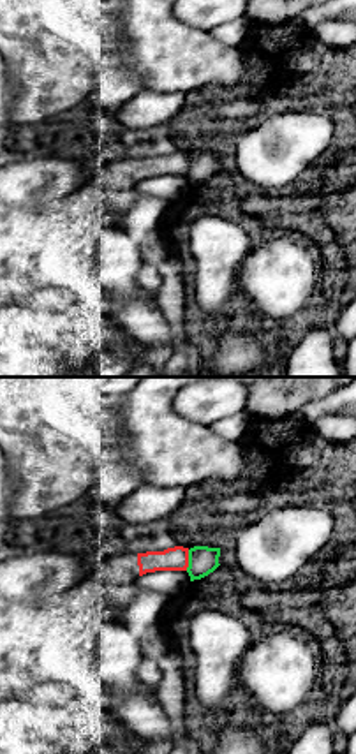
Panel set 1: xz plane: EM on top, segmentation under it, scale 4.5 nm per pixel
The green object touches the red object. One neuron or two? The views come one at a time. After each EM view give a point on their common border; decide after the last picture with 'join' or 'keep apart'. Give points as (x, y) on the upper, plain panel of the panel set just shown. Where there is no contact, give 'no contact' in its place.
(189, 166)

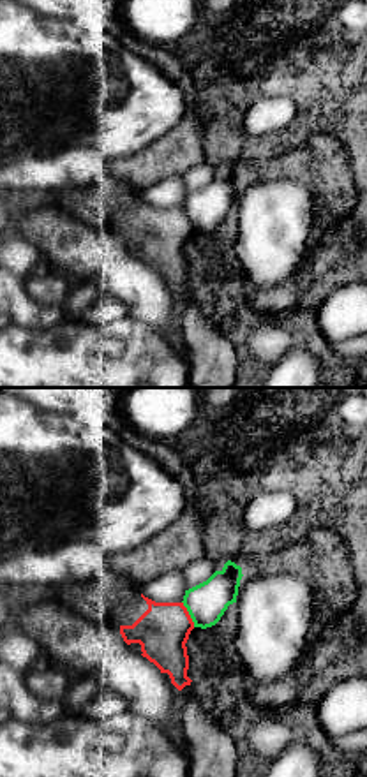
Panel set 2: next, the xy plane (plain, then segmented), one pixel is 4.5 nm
(189, 219)

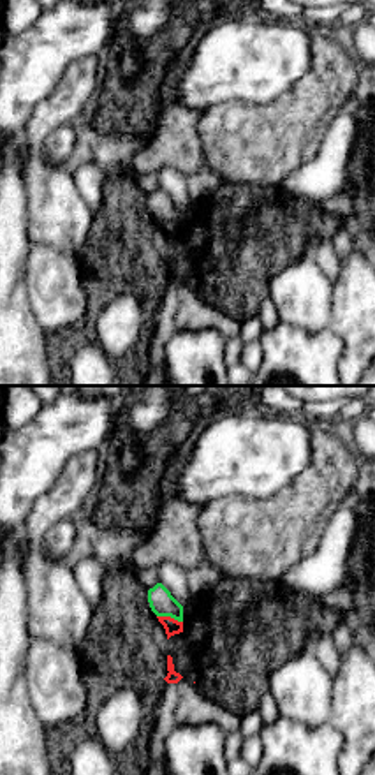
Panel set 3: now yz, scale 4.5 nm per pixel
(169, 221)

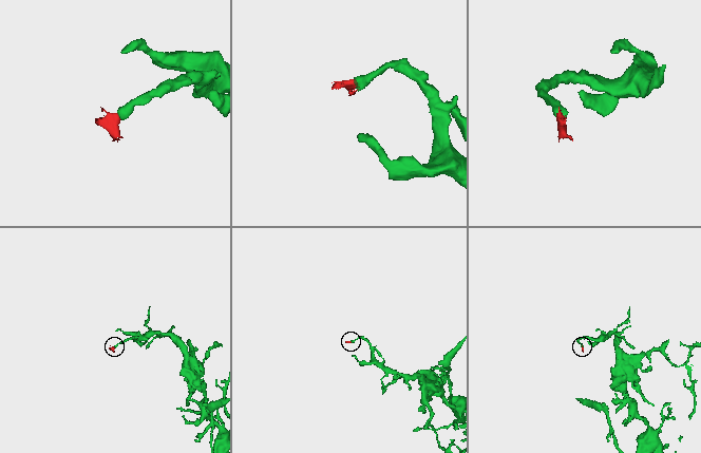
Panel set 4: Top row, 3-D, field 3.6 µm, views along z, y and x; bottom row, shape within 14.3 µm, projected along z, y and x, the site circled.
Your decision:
keep apart

